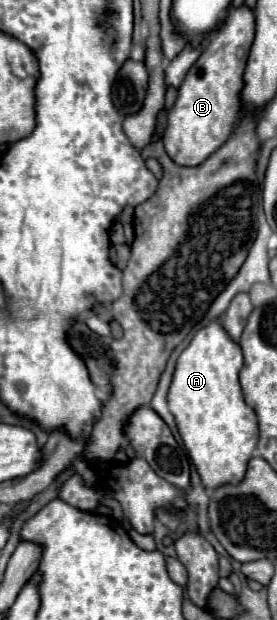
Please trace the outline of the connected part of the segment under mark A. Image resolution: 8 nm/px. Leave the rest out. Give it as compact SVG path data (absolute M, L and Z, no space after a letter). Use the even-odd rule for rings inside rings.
M210 320L206 328L198 330L176 360L168 390L168 408L176 418L184 448L206 488L238 484L258 442L256 412L244 402L238 382L240 368L242 348L228 336L220 320Z

